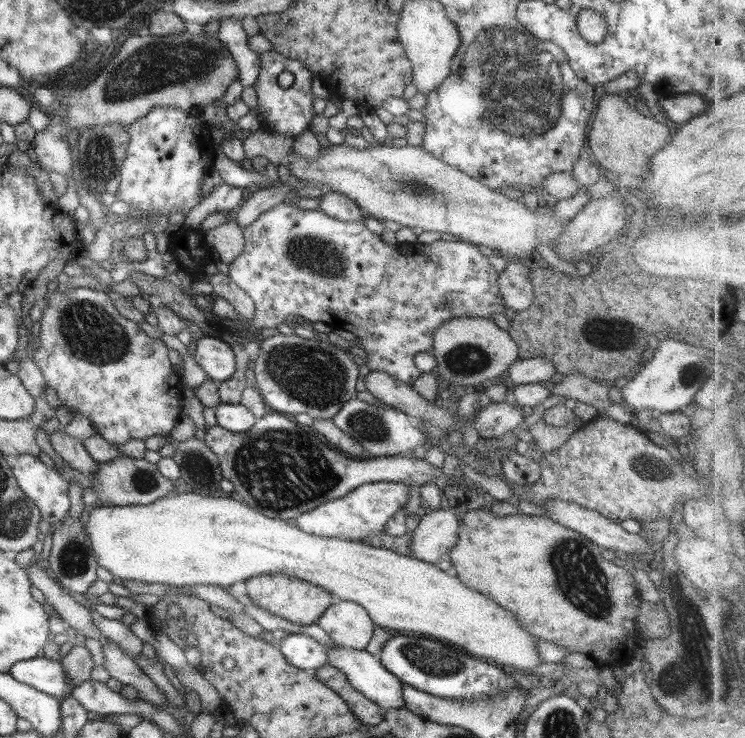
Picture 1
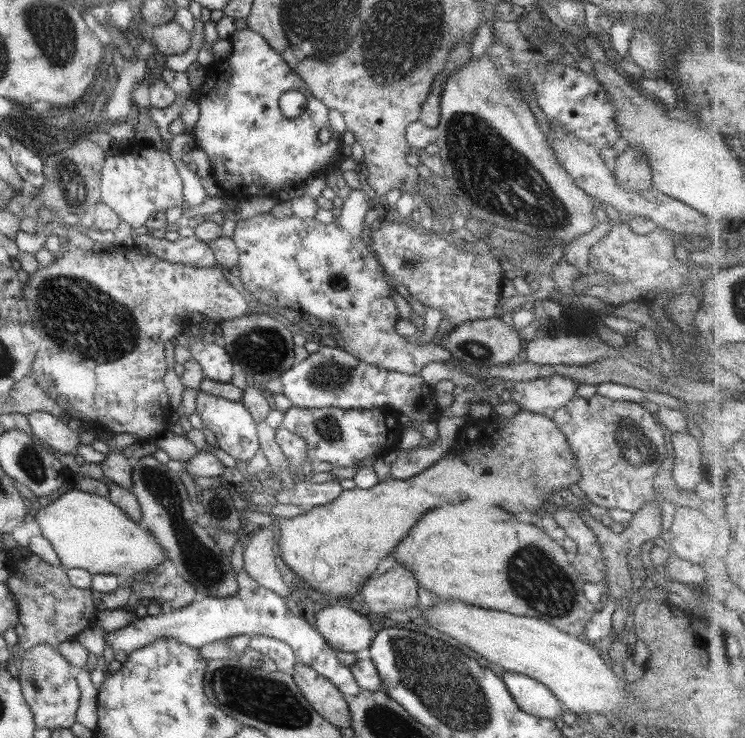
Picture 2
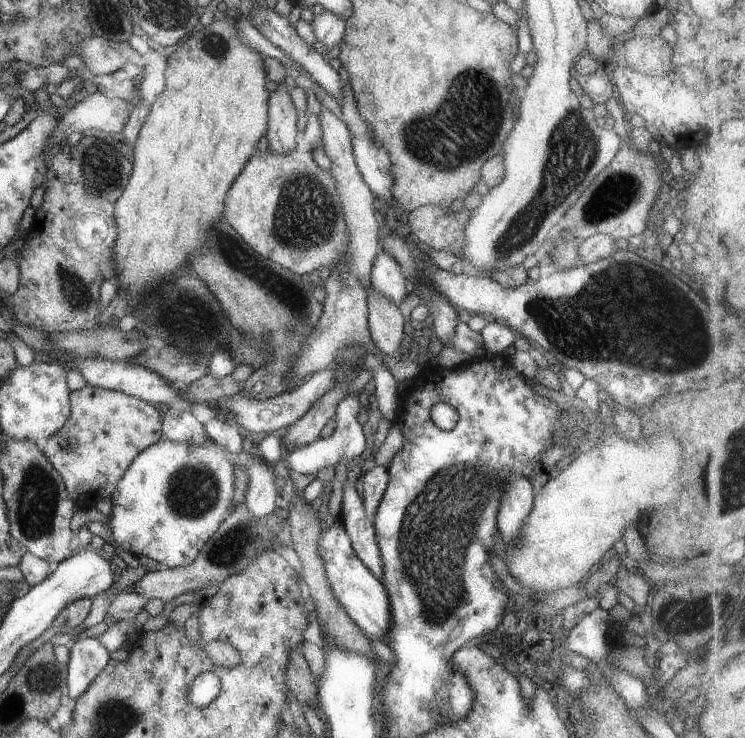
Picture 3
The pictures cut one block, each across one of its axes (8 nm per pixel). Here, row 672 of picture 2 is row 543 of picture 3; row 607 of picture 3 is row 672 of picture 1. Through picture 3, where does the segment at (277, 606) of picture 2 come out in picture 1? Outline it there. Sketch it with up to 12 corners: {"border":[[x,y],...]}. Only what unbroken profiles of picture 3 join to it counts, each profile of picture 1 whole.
{"border":[[324,648],[331,666],[383,712],[402,683],[364,650]]}

